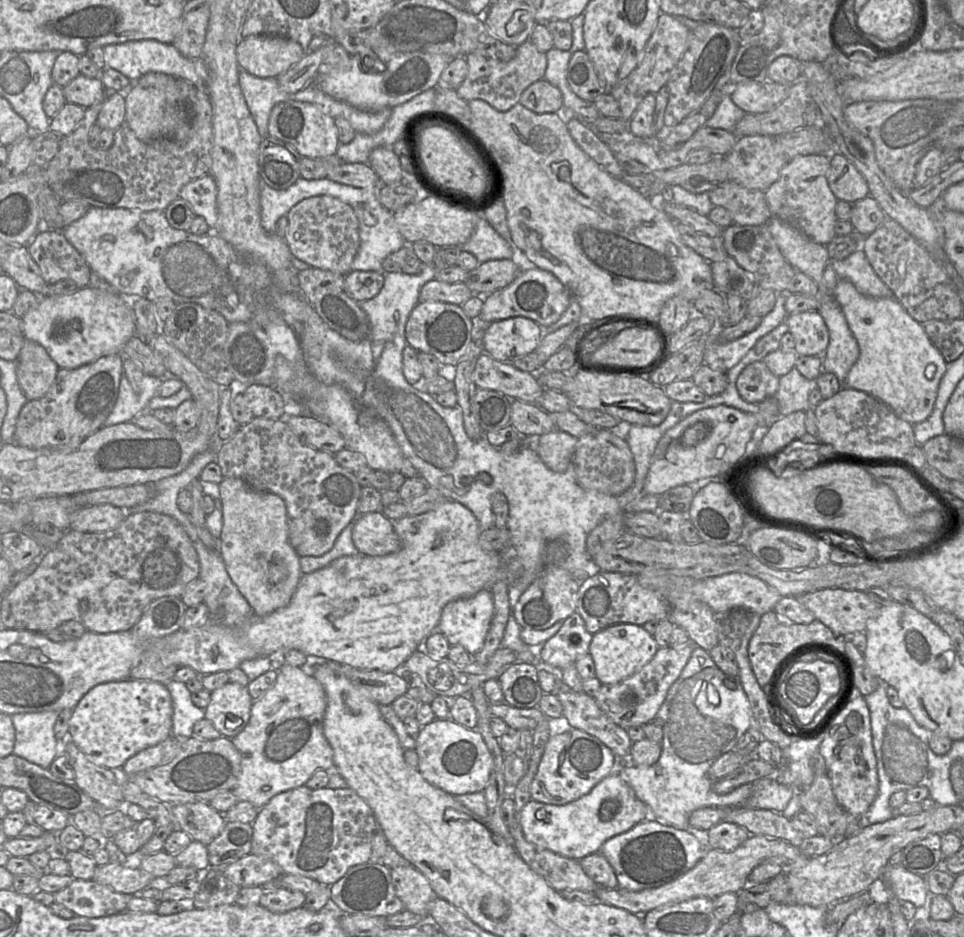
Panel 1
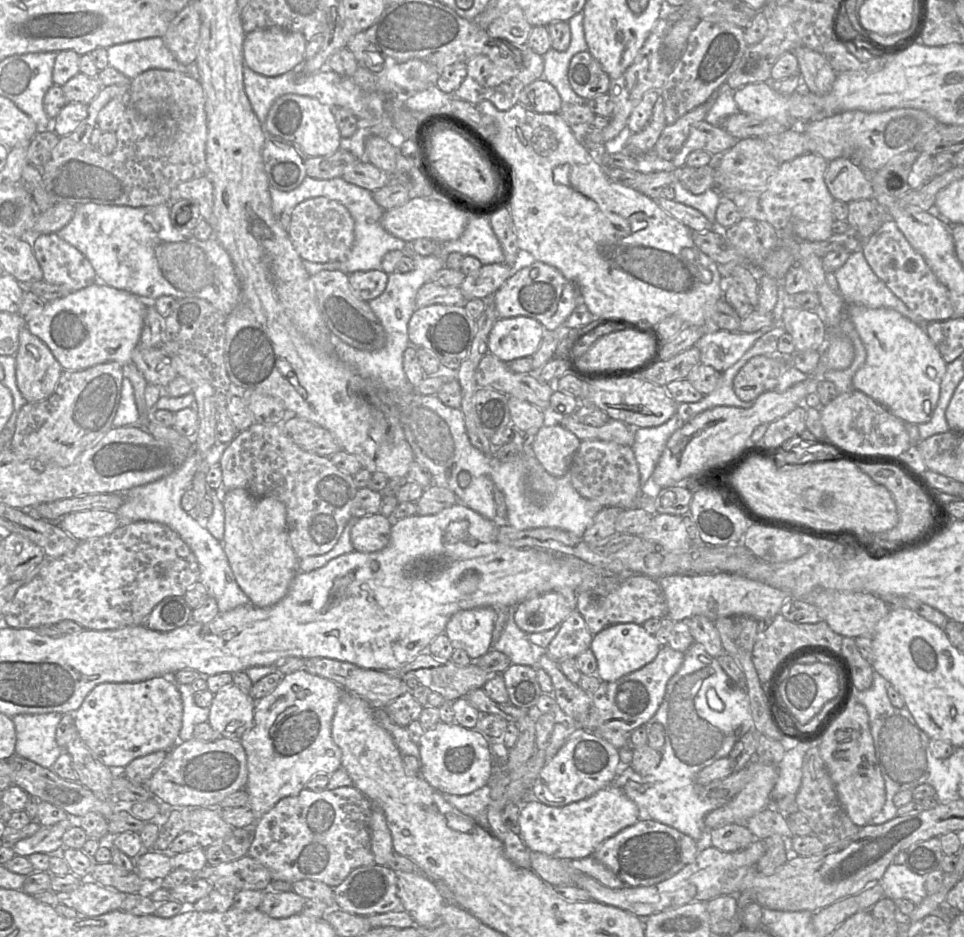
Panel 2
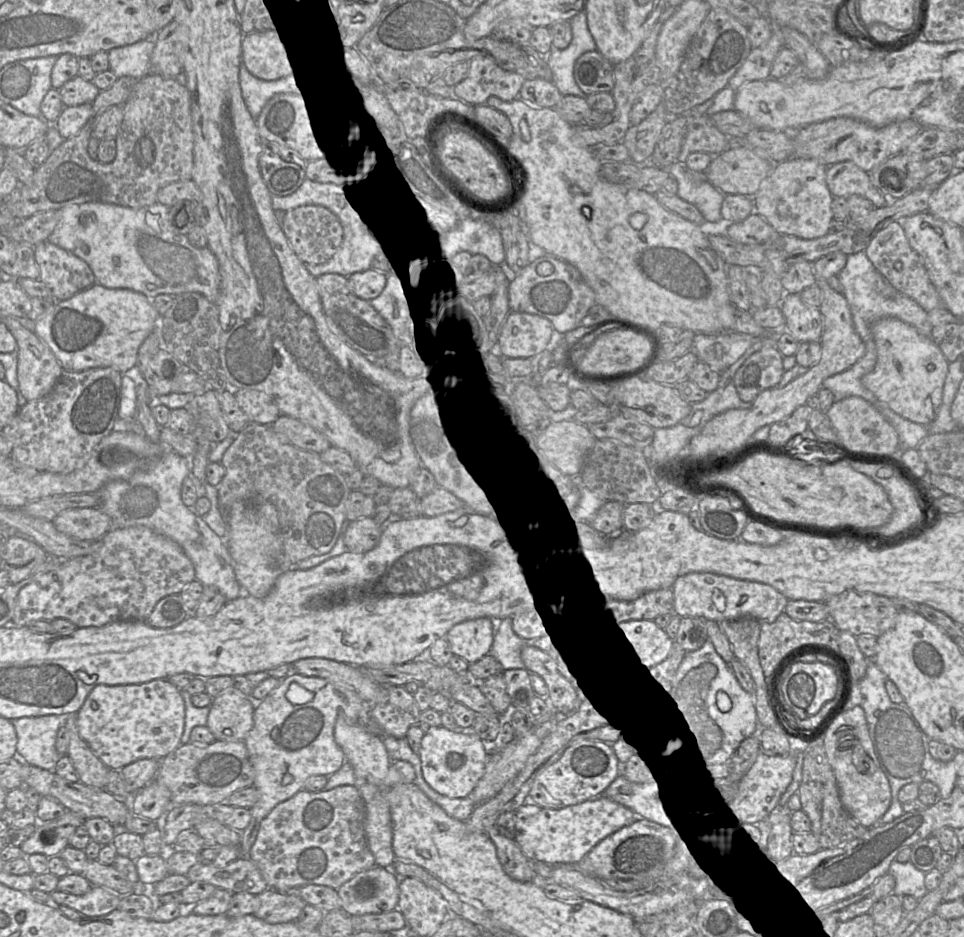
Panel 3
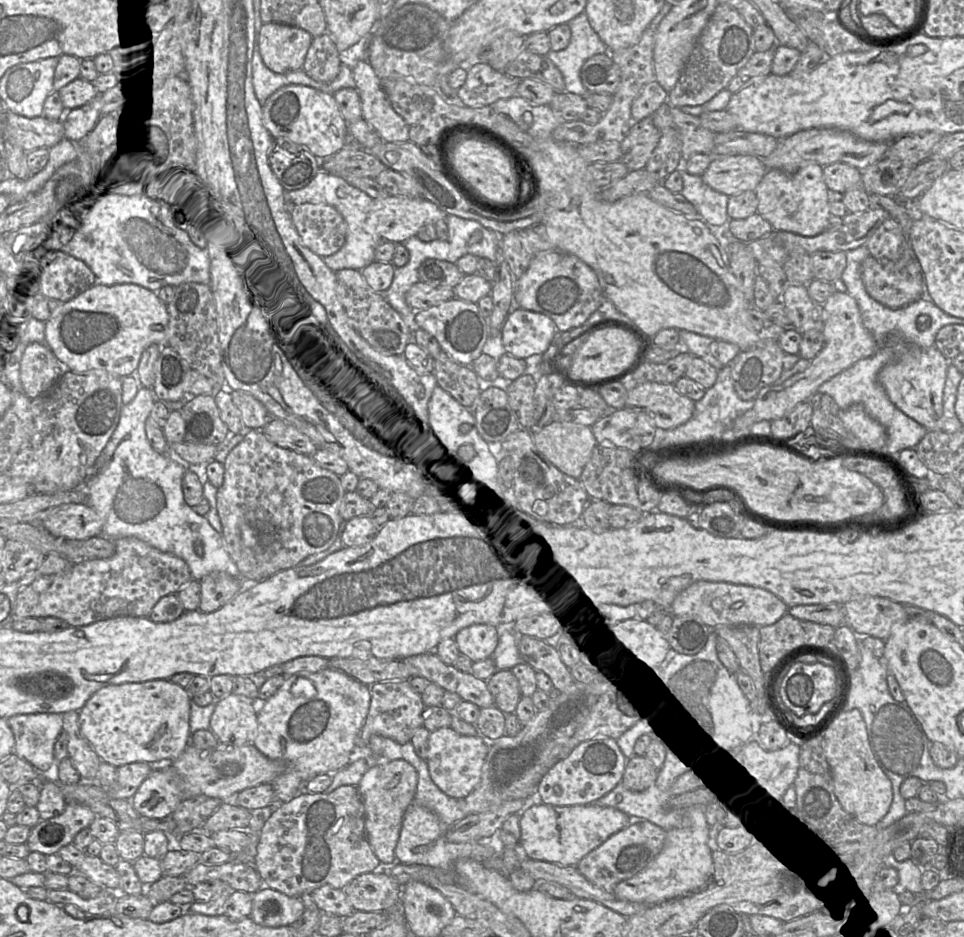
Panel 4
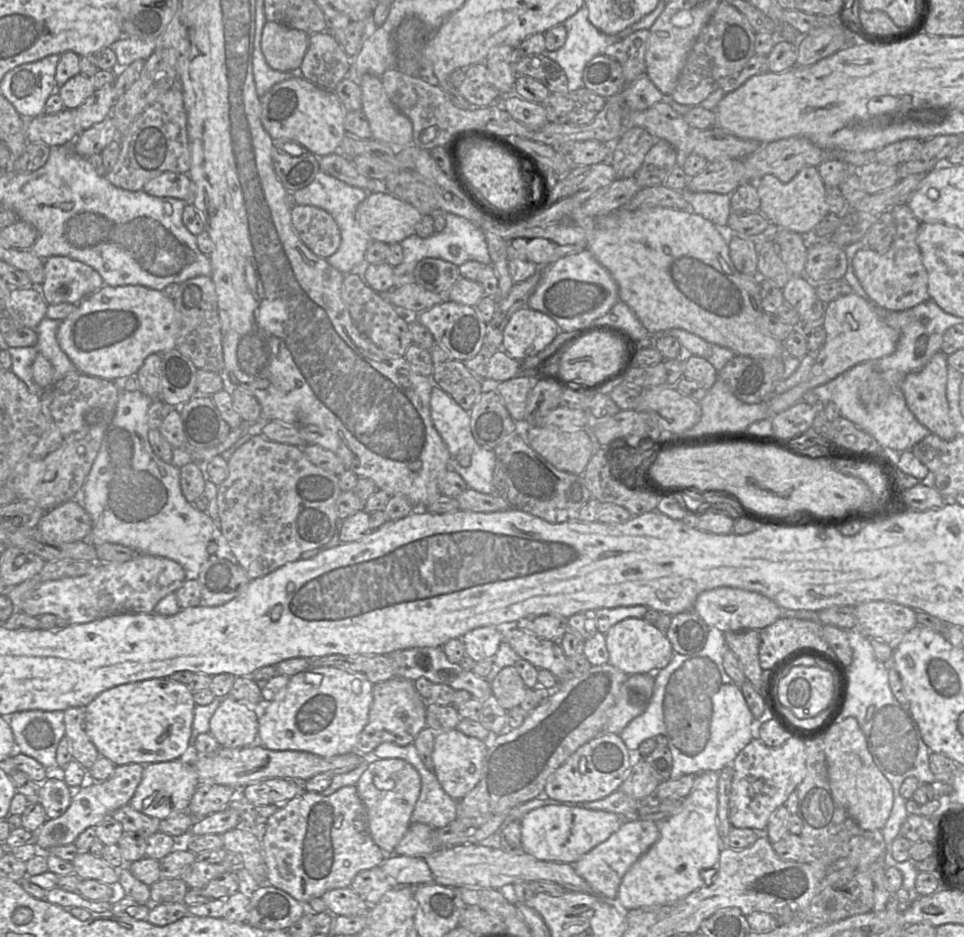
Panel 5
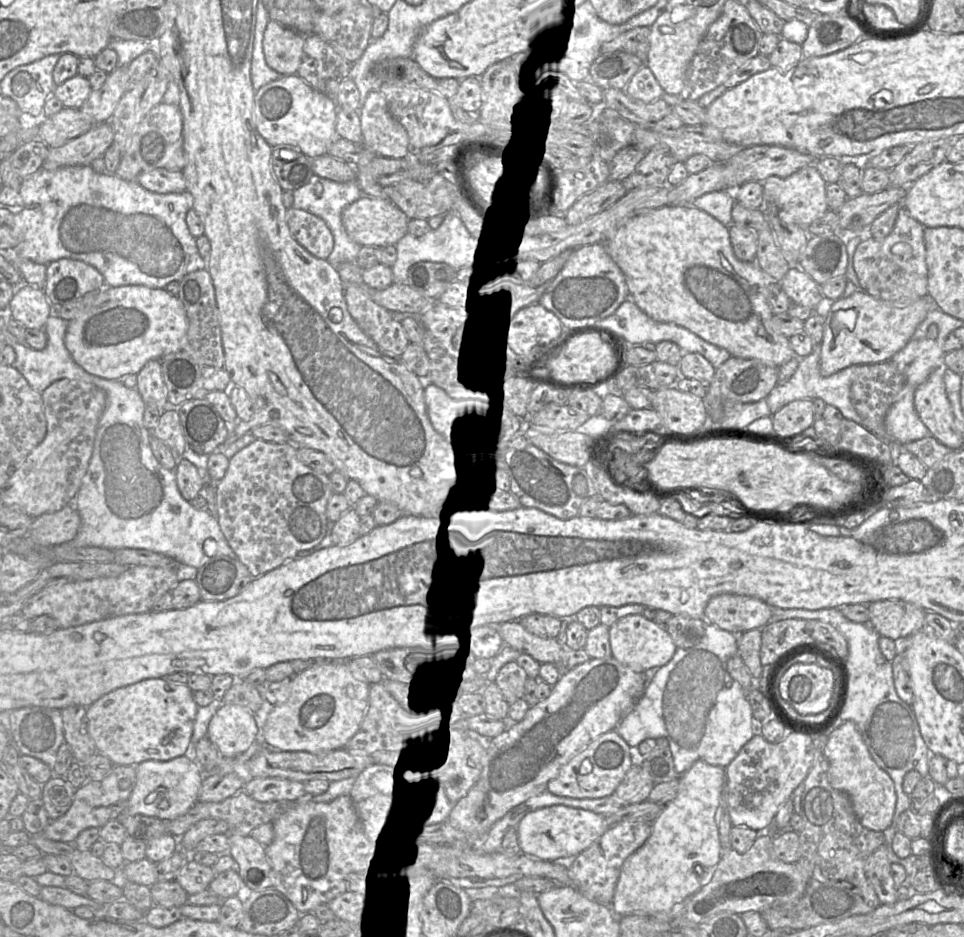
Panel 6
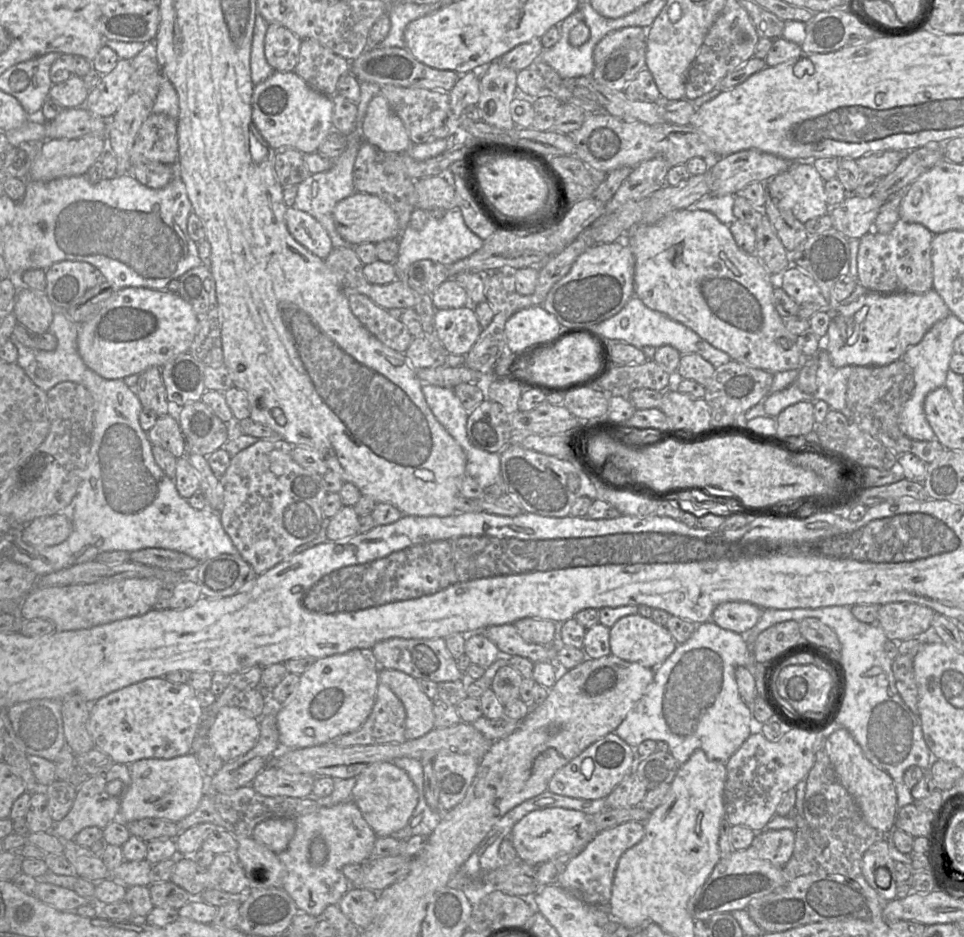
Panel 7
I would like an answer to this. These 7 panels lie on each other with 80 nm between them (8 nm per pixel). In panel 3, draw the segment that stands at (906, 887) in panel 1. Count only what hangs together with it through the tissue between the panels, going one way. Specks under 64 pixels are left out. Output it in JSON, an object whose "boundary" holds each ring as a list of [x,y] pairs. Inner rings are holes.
{"boundary":[[[892,861],[888,873],[895,879],[893,894],[910,895],[919,900],[928,892],[925,887],[925,873],[916,869],[911,862],[899,863]]]}

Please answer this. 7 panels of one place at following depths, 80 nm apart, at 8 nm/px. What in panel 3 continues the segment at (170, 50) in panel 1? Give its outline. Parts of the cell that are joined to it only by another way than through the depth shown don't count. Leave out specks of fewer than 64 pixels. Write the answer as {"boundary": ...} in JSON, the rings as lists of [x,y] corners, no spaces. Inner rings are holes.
{"boundary":[[[147,38],[108,51],[109,69],[118,77],[129,76],[136,80],[151,73],[151,55],[154,38]]]}

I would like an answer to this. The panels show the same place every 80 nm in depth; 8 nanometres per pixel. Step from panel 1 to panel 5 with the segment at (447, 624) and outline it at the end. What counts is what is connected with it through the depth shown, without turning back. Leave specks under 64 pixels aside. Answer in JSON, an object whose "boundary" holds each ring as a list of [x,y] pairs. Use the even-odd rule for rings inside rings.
{"boundary":[[[485,626],[467,632],[461,638],[465,653],[474,662],[493,659],[502,640],[502,632],[492,626]]]}

